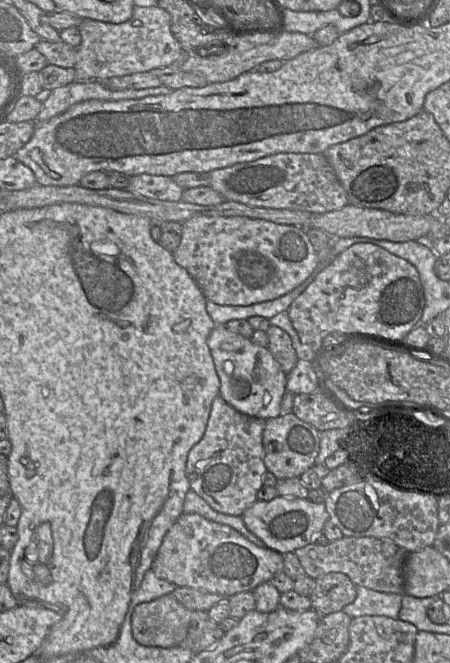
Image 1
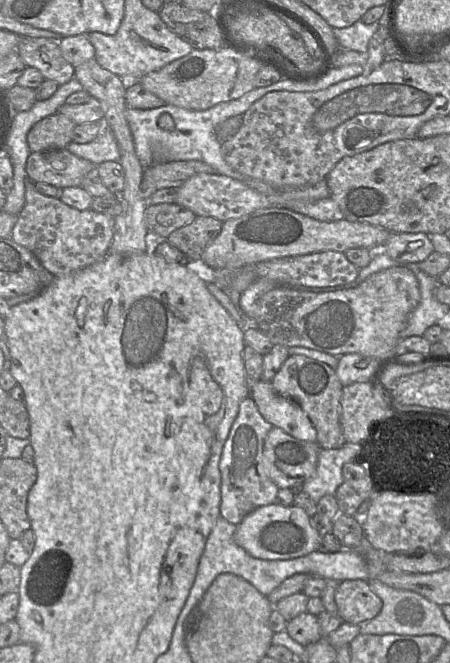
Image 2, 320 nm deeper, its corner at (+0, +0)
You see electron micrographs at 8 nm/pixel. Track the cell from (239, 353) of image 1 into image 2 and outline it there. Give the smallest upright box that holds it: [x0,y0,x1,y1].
[250,380,317,442]

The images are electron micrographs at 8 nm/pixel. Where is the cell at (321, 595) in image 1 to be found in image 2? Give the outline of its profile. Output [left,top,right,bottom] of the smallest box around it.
[335,580,382,625]

